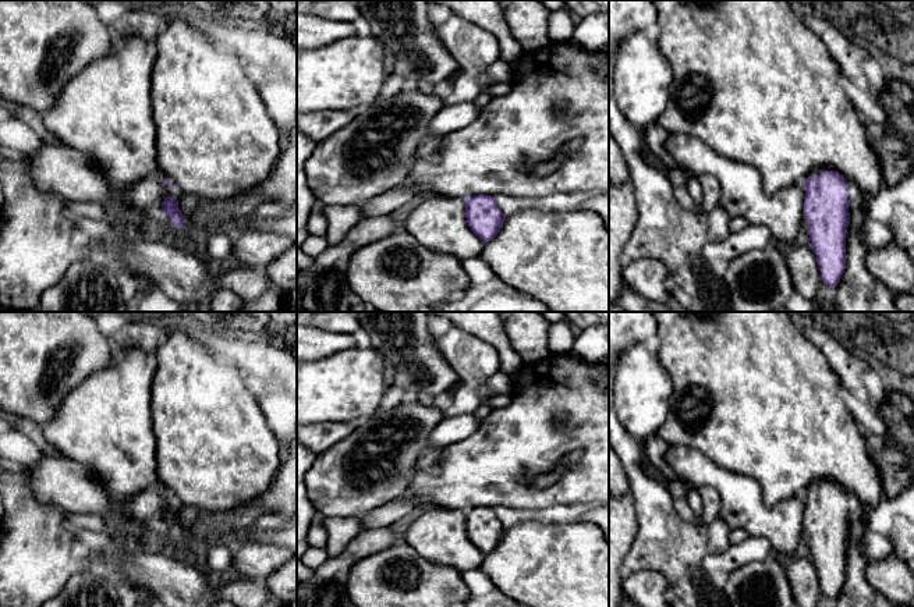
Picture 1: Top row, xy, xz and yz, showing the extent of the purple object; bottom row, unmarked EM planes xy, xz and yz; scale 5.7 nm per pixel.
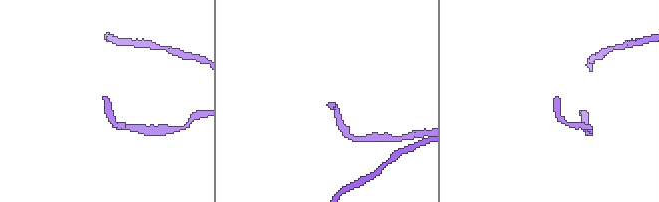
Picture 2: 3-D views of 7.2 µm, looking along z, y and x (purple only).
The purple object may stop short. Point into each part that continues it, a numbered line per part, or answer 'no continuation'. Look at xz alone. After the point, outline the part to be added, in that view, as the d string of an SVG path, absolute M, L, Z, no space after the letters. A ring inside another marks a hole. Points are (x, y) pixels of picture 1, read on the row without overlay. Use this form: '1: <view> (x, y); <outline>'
1: xz (439, 535); M432 508L408 526L404 542L425 560L461 574L481 568L485 560L467 535L464 510Z

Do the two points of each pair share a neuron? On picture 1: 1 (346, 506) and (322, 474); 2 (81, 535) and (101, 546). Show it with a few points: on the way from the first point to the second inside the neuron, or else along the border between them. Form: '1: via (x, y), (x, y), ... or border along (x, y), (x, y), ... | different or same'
1: via (346, 497), (330, 482) | same
2: via (85, 539), (96, 542) | same

